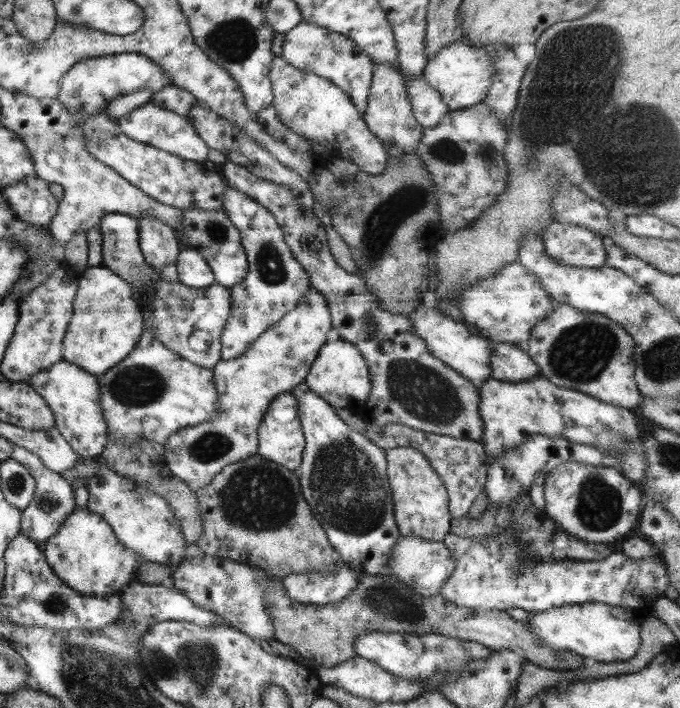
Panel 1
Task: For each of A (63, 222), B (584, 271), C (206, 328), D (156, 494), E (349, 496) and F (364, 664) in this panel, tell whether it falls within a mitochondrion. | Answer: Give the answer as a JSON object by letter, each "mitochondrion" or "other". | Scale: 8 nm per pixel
{"A":"other","B":"other","C":"other","D":"other","E":"mitochondrion","F":"other"}

